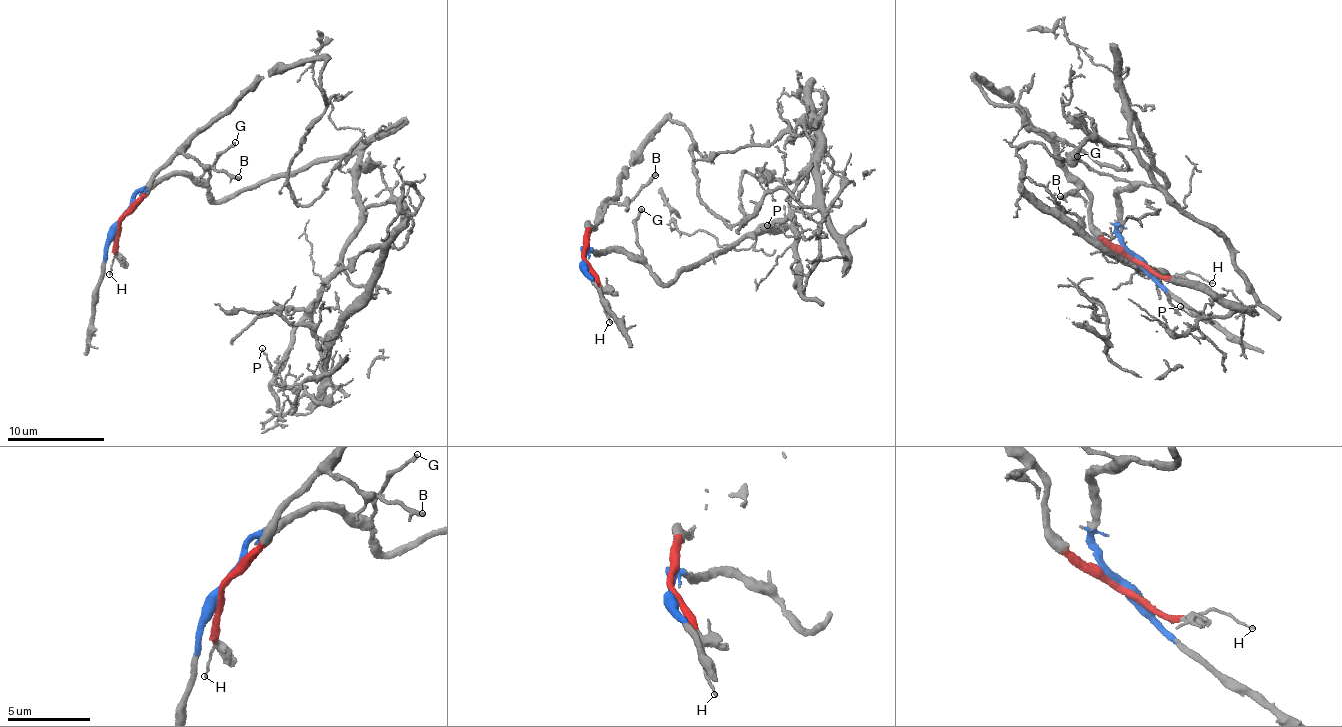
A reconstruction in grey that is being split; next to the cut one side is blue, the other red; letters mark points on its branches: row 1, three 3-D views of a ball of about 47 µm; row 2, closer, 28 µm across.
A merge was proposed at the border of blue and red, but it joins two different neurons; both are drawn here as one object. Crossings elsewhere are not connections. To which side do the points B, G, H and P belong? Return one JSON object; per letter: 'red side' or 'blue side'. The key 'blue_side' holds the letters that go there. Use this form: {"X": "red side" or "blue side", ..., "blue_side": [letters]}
{"B": "red side", "G": "blue side", "H": "red side", "P": "blue side", "blue_side": ["G", "P"]}

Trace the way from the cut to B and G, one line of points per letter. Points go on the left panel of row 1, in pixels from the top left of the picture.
B: (120, 220), (157, 172), (178, 153), (239, 177)
G: (119, 221), (140, 191), (153, 189), (171, 175), (206, 178), (221, 155), (235, 143)

